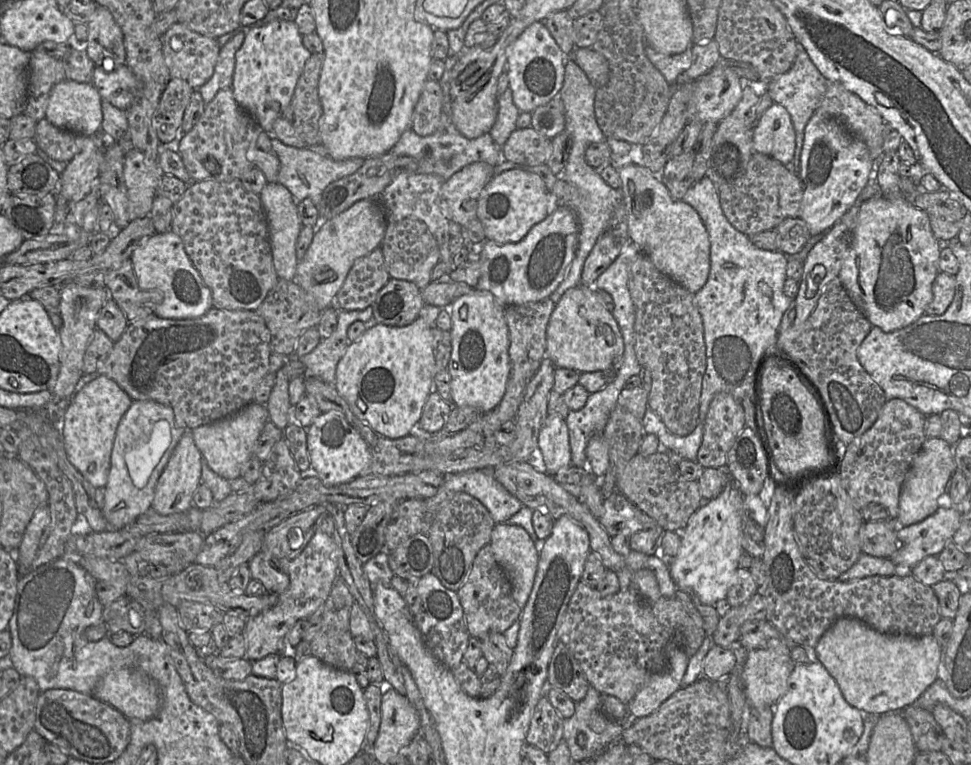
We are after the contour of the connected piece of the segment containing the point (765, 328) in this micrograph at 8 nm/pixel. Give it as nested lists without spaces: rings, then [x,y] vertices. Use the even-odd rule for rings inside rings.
[[[708,177],[695,182],[681,200],[697,211],[710,240],[709,276],[702,289],[694,295],[694,305],[703,321],[707,359],[699,401],[699,419],[695,430],[685,437],[672,434],[661,418],[649,408],[641,422],[646,435],[658,437],[660,450],[672,451],[682,459],[696,461],[704,421],[713,398],[719,393],[728,393],[741,402],[748,391],[751,391],[753,398],[764,366],[775,356],[779,327],[792,303],[784,294],[787,262],[795,259],[803,263],[824,234],[811,236],[799,253],[786,256],[778,250],[757,248],[749,237],[730,224],[722,211],[718,189]]]

